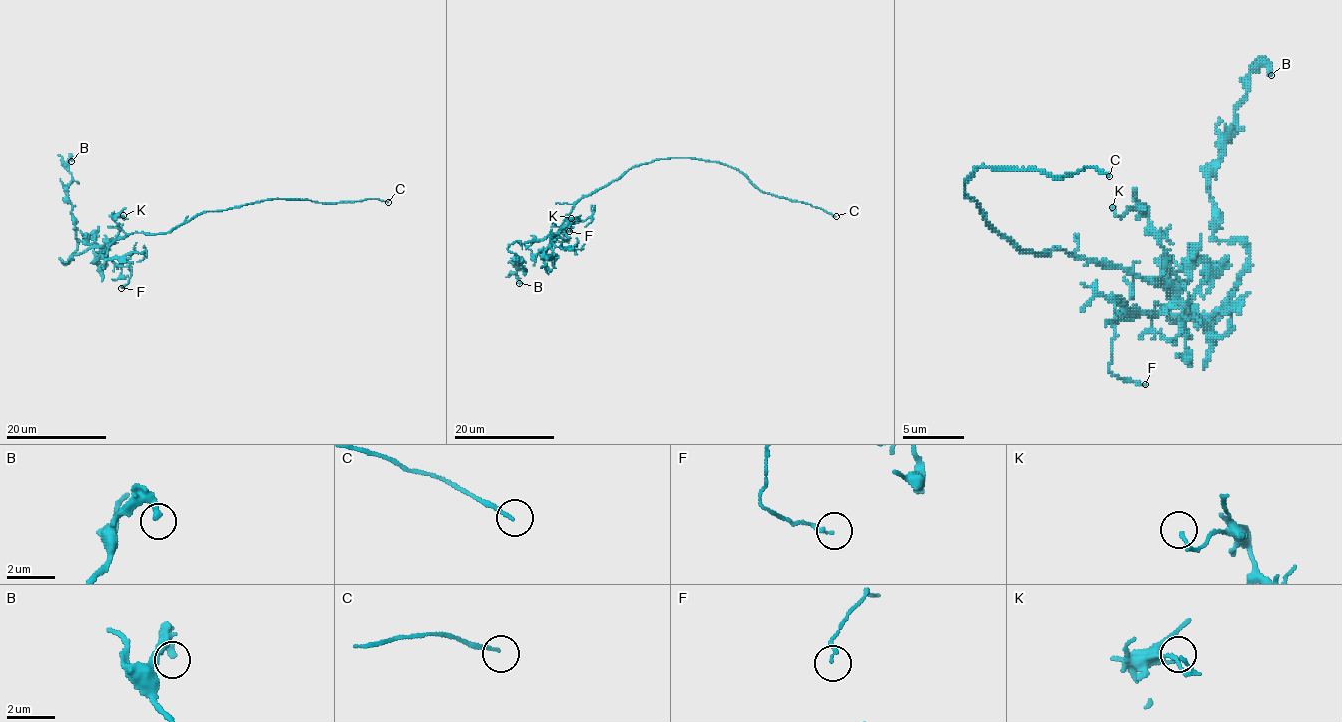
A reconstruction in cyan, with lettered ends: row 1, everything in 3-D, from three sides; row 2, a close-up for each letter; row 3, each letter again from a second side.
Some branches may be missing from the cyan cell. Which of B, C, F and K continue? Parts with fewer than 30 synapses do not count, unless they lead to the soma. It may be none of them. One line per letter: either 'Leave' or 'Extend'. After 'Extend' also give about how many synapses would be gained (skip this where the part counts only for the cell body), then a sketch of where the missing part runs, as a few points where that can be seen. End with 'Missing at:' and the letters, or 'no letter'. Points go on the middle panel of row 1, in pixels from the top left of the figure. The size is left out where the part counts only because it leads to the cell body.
B: Leave
C: Extend
F: Leave
K: Leave
Missing at: C

